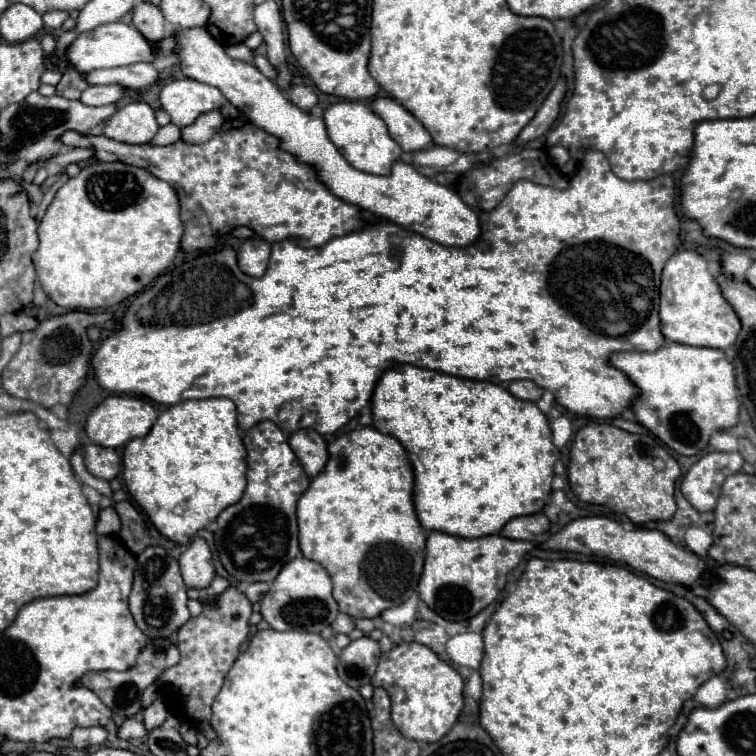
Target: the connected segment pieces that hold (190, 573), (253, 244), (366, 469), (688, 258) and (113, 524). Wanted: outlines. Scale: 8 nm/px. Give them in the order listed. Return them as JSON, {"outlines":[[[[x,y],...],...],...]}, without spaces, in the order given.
{"outlines":[[[[195,537],[189,543],[187,551],[181,553],[179,557],[179,565],[181,565],[181,575],[187,587],[205,589],[215,577],[213,555],[203,537]]],[[[255,237],[255,239],[245,241],[237,257],[241,271],[251,277],[261,277],[267,269],[269,253],[271,253],[271,245],[265,239]]],[[[359,427],[355,431],[351,431],[349,435],[341,435],[337,437],[333,443],[329,443],[329,461],[323,467],[323,471],[311,479],[309,489],[301,495],[299,503],[297,503],[297,519],[299,519],[299,545],[301,545],[301,553],[311,559],[321,563],[331,579],[333,579],[333,597],[339,603],[339,609],[351,617],[377,617],[381,611],[401,605],[403,601],[407,601],[419,583],[421,571],[423,571],[423,551],[425,551],[425,539],[427,539],[427,531],[419,525],[417,517],[415,517],[415,507],[413,507],[413,467],[407,459],[407,453],[403,449],[403,445],[385,433],[379,433],[375,427]]],[[[681,249],[665,263],[659,293],[661,332],[669,341],[715,349],[727,349],[737,341],[741,321],[721,295],[715,277],[707,269],[707,261],[697,251]]],[[[113,507],[101,509],[99,517],[97,517],[97,533],[99,535],[111,535],[111,533],[119,533],[121,531],[121,521],[119,515],[115,513]]]]}

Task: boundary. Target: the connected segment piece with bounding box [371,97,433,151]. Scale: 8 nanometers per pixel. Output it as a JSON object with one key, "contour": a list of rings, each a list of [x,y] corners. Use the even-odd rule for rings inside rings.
{"contour":[[[375,97],[371,109],[387,123],[391,137],[399,143],[403,151],[419,151],[433,147],[431,135],[427,129],[395,99],[391,97]]]}

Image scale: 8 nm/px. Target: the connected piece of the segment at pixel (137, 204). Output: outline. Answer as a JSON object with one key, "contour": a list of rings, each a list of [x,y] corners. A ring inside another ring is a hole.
{"contour":[[[89,161],[47,207],[33,263],[53,303],[65,309],[101,309],[153,283],[173,263],[181,235],[179,201],[171,185],[133,165]]]}

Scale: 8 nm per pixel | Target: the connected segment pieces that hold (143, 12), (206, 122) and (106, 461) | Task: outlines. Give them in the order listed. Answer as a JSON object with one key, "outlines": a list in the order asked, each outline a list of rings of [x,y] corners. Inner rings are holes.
{"outlines":[[[[141,1],[133,7],[133,25],[153,43],[157,43],[169,35],[167,33],[169,25],[165,25],[165,17],[163,17],[161,9],[153,3]]],[[[205,113],[193,125],[181,129],[181,139],[193,145],[209,141],[221,129],[221,125],[223,125],[221,113]]],[[[89,443],[83,447],[83,461],[91,475],[99,479],[107,479],[107,481],[111,481],[121,469],[121,459],[117,451],[95,445],[95,443]]]]}

